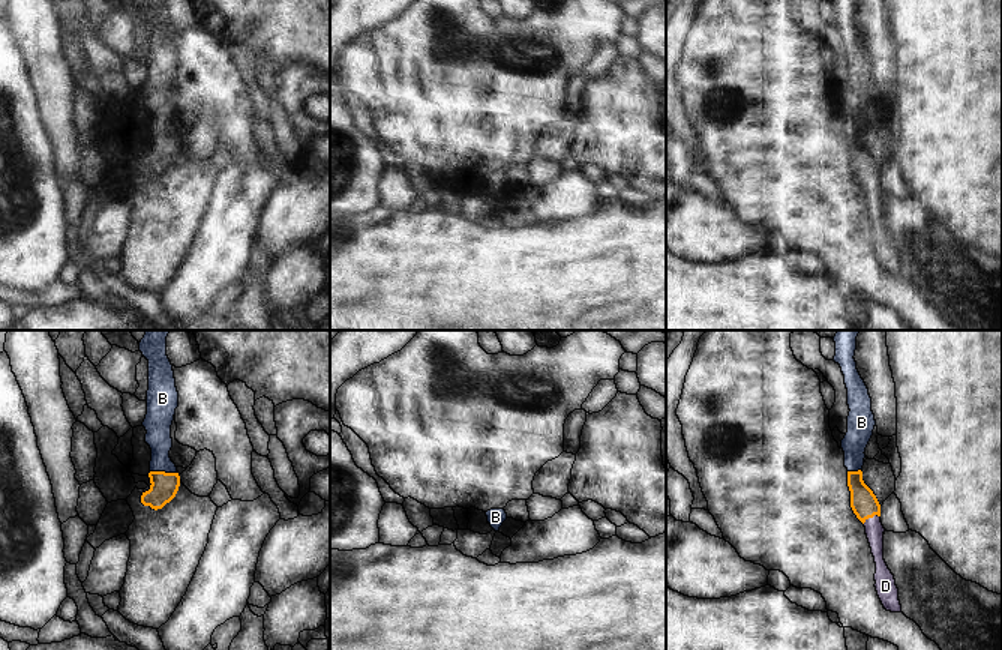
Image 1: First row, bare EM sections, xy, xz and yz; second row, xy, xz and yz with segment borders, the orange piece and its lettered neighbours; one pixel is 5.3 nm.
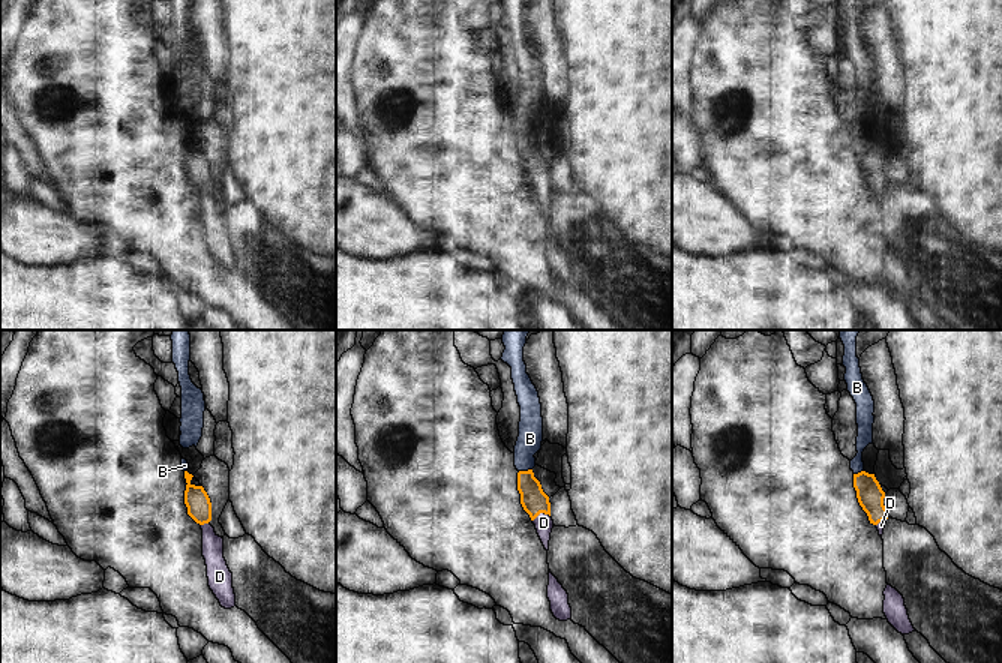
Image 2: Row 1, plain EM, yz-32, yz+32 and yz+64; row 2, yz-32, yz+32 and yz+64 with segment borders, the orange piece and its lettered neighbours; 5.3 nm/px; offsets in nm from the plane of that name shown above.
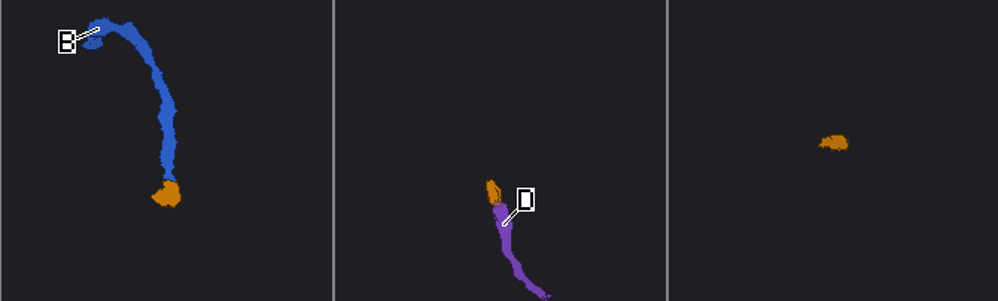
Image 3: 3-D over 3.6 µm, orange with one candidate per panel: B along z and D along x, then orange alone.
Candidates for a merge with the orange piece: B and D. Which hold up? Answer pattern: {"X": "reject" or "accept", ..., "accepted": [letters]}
{"B": "accept", "D": "accept", "accepted": ["B", "D"]}

